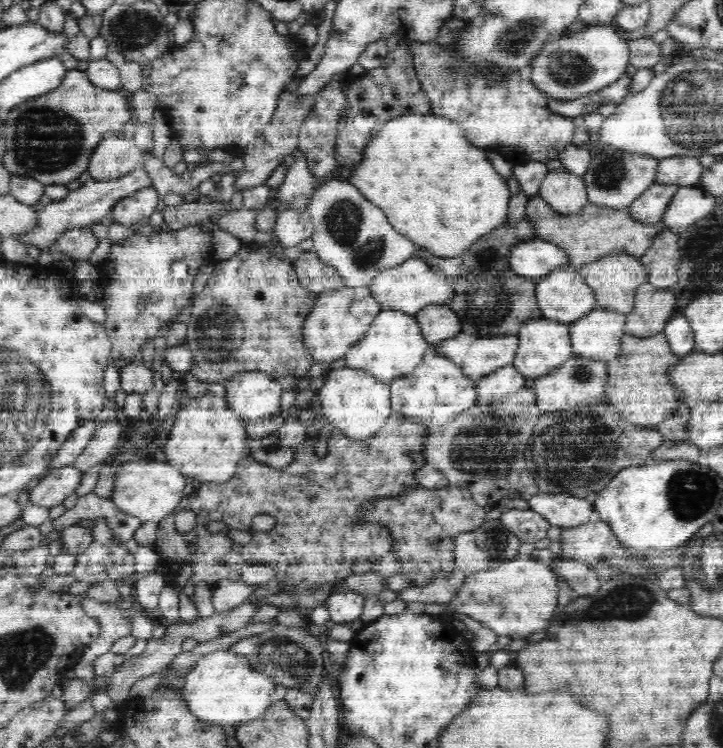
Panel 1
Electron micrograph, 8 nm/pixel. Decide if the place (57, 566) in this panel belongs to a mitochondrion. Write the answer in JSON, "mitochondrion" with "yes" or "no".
{"mitochondrion":"no"}

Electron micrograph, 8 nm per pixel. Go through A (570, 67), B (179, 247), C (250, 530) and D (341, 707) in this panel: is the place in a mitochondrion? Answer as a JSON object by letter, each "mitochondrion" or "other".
{"A":"mitochondrion","B":"other","C":"other","D":"other"}

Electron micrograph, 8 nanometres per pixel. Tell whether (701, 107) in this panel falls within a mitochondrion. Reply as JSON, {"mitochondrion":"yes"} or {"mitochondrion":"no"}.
{"mitochondrion":"yes"}

